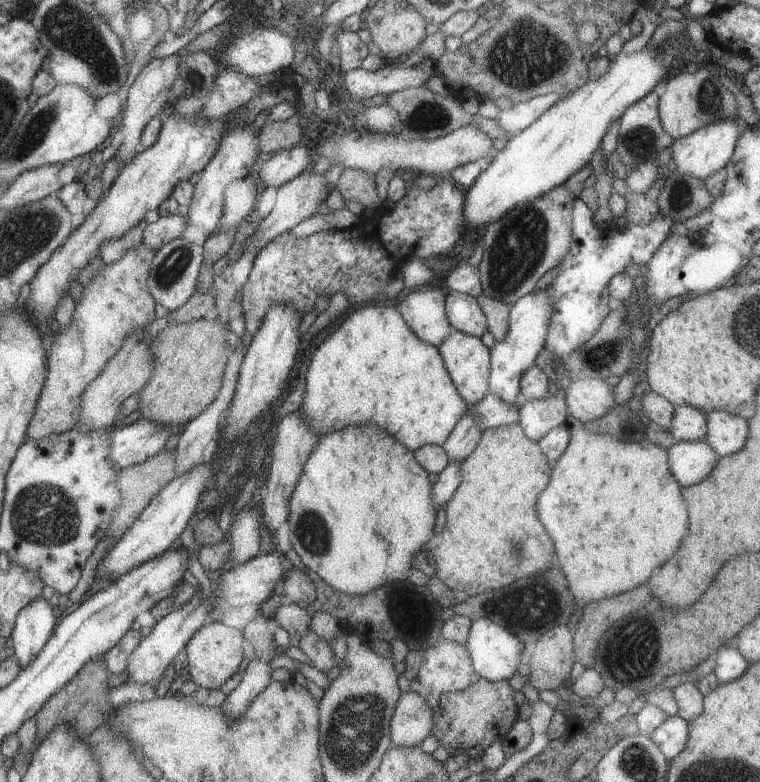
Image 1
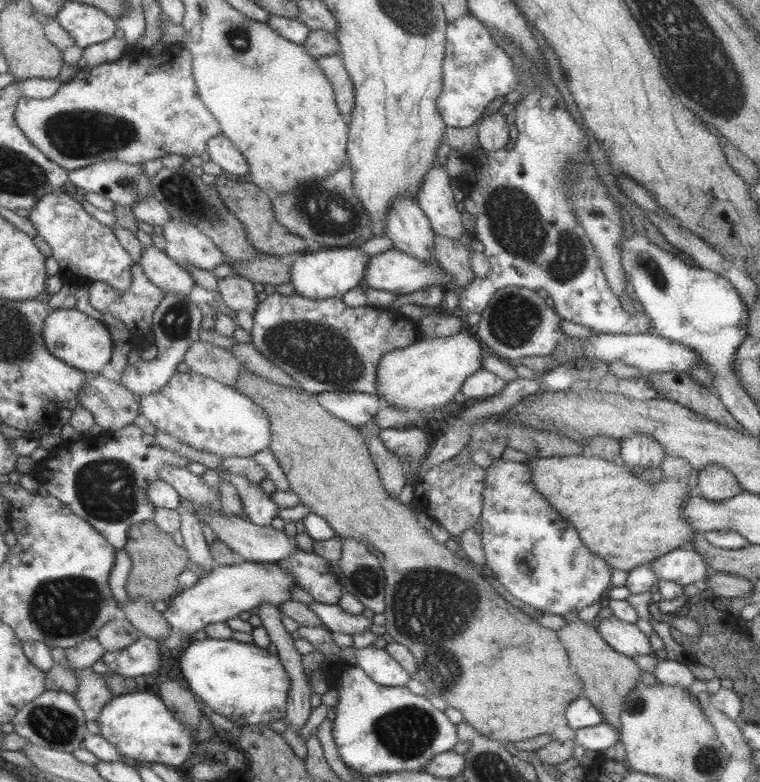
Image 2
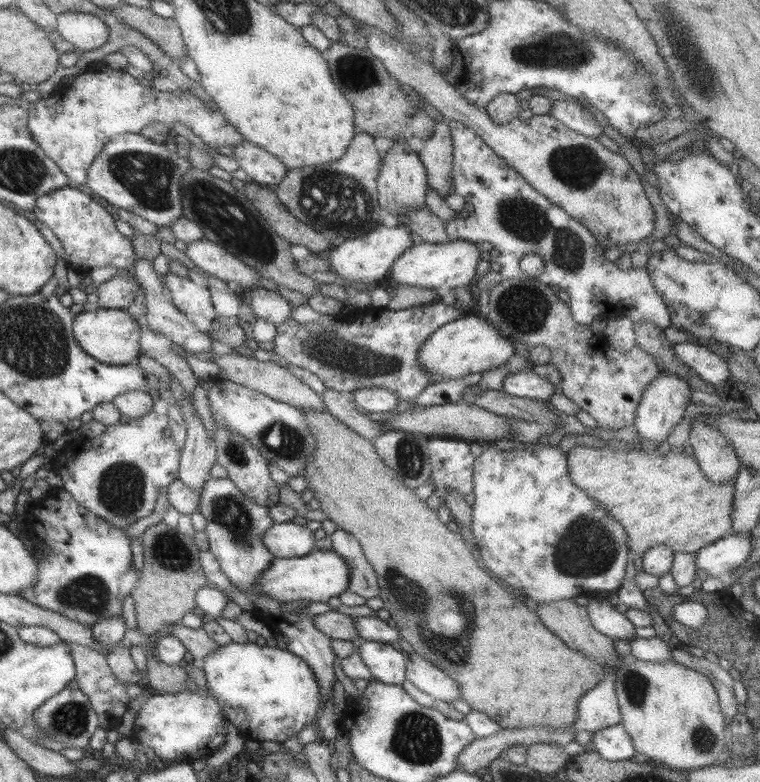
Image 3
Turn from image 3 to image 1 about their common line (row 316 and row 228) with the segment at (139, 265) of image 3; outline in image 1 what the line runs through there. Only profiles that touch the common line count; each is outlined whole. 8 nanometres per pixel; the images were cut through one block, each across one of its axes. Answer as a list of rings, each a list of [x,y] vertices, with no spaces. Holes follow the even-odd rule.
[[[180,215],[160,217],[155,223],[148,223],[143,229],[143,244],[152,251],[160,250],[171,240],[180,237],[188,228],[188,219]]]

